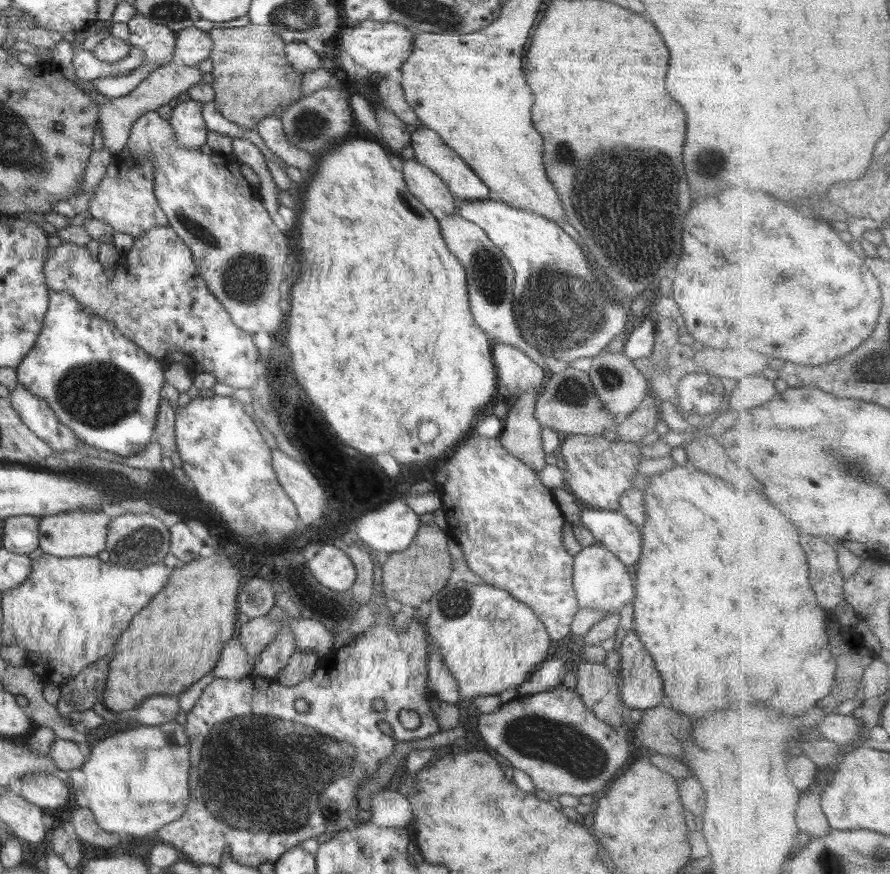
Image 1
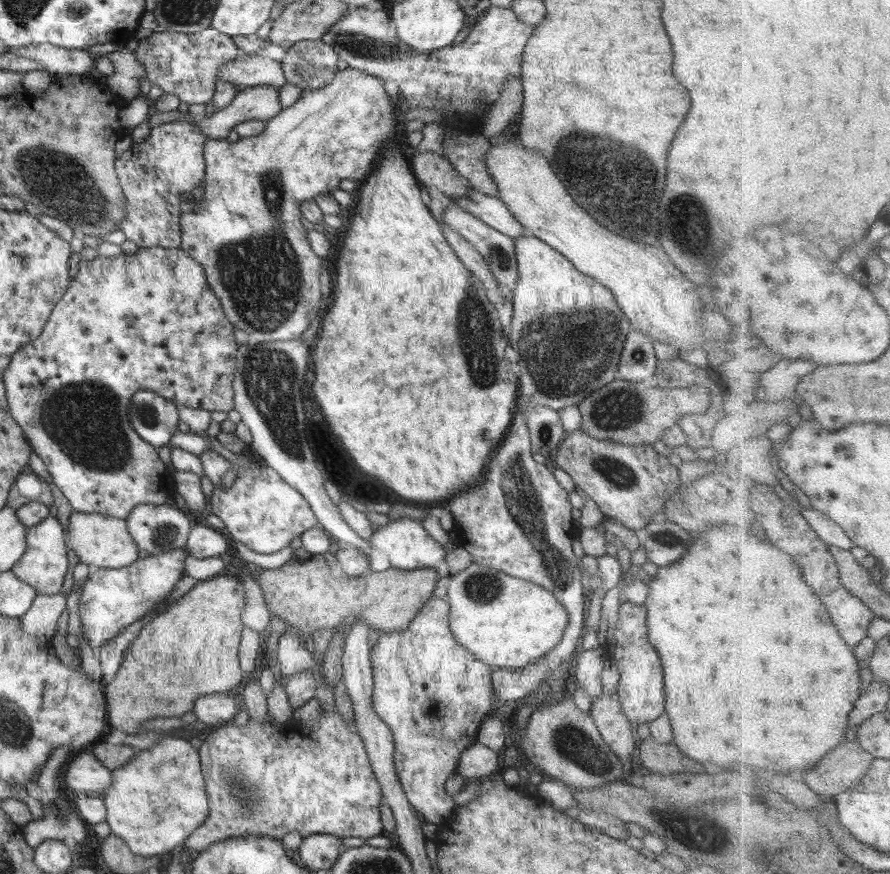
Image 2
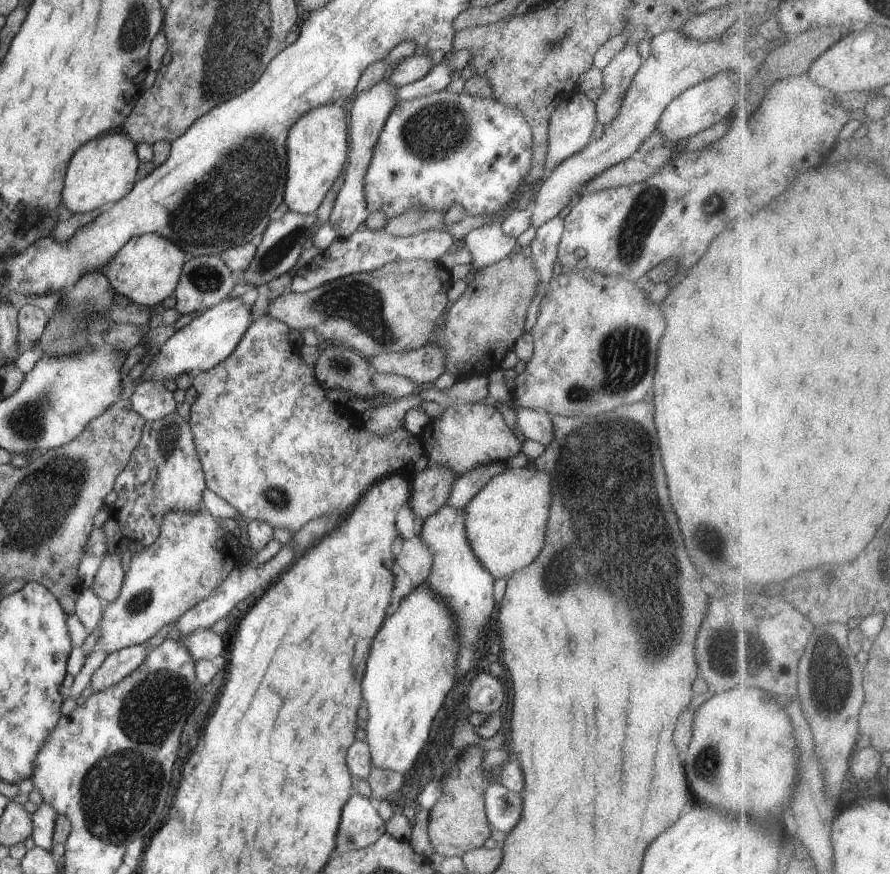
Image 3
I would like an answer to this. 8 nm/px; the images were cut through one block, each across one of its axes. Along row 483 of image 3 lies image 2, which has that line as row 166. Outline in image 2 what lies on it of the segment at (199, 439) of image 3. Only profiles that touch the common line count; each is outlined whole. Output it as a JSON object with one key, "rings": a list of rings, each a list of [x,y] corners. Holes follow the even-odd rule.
{"rings":[[[346,68],[338,71],[331,84],[325,88],[316,90],[303,90],[301,98],[293,105],[283,108],[280,114],[266,121],[264,131],[258,136],[250,138],[239,138],[237,142],[226,140],[215,140],[207,138],[204,142],[203,156],[205,160],[205,187],[203,198],[200,198],[199,209],[195,213],[180,214],[181,246],[180,248],[189,254],[196,262],[202,265],[206,282],[210,285],[212,292],[220,299],[224,314],[236,329],[244,330],[250,336],[250,344],[270,342],[270,340],[294,340],[302,336],[302,332],[310,326],[312,314],[323,312],[324,294],[320,285],[320,267],[324,264],[322,257],[316,255],[307,239],[306,228],[302,225],[300,218],[300,204],[306,200],[314,200],[318,194],[326,194],[336,190],[341,180],[350,178],[352,180],[364,181],[370,174],[374,164],[380,158],[382,146],[397,143],[396,140],[396,115],[394,115],[393,98],[388,96],[384,89],[382,80],[360,70]]]}

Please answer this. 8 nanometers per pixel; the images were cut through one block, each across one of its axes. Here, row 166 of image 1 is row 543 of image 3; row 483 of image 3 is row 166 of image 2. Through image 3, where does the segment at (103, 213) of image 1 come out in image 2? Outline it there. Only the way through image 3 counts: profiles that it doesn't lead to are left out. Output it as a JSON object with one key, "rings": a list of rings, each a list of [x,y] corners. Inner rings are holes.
{"rings":[[[182,118],[182,120],[176,120],[176,122],[167,122],[158,126],[155,126],[151,129],[150,136],[148,136],[148,140],[146,142],[142,142],[140,144],[140,152],[133,153],[130,150],[125,151],[119,158],[118,162],[115,165],[116,174],[118,180],[120,181],[120,187],[122,187],[122,194],[127,198],[126,202],[126,217],[122,218],[122,222],[119,224],[120,230],[123,231],[125,237],[128,240],[132,240],[135,242],[138,247],[154,247],[160,246],[164,248],[172,248],[178,249],[181,246],[181,228],[180,228],[180,214],[182,214],[182,208],[180,208],[180,204],[182,204],[182,194],[184,192],[192,192],[194,188],[196,188],[200,182],[205,180],[205,160],[203,156],[204,150],[204,142],[207,140],[201,134],[201,131],[198,130],[196,124],[194,122],[190,122],[190,120],[186,120],[186,118]]]}

